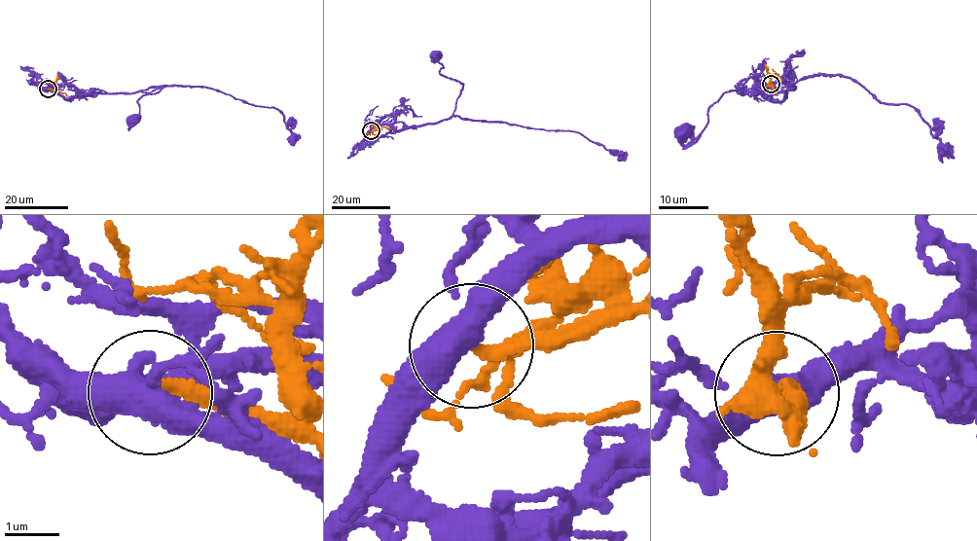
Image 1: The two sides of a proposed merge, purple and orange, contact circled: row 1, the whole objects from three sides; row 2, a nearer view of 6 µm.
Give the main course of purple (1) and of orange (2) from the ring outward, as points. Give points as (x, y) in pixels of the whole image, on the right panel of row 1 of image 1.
1: (771, 85), (764, 90), (771, 100), (796, 88), (749, 78), (708, 109), (707, 125), (695, 137), (682, 132)
2: (771, 85), (770, 78), (774, 73), (781, 79)

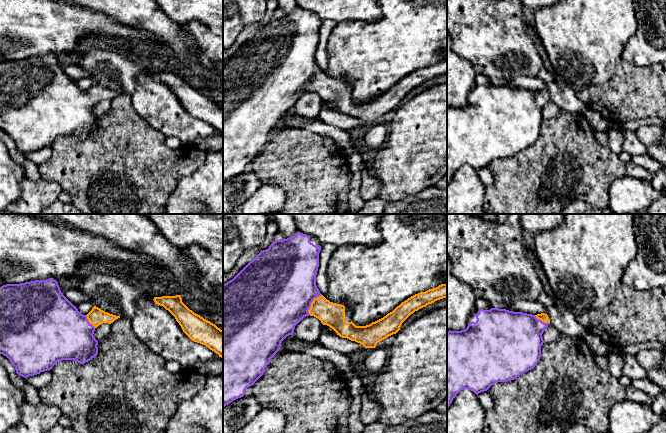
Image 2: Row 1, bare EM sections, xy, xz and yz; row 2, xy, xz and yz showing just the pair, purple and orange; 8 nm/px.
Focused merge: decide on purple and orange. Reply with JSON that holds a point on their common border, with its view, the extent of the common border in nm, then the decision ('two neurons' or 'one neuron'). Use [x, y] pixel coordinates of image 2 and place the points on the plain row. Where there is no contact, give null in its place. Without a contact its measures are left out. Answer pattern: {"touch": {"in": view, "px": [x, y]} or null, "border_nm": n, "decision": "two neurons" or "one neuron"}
{"touch": {"in": "xz", "px": [311, 78]}, "border_nm": 190, "decision": "one neuron"}

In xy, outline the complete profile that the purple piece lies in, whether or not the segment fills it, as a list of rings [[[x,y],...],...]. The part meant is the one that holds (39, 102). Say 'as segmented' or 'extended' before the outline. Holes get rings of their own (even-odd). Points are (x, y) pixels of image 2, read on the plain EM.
extended | [[[53,54],[46,56],[36,56],[20,60],[6,60],[0,63],[0,130],[6,132],[12,141],[15,143],[16,149],[19,152],[27,154],[29,152],[34,152],[40,150],[41,148],[51,146],[53,142],[62,136],[74,136],[80,140],[84,140],[90,137],[92,134],[98,130],[98,117],[94,113],[95,105],[103,99],[113,99],[120,92],[116,92],[101,86],[100,84],[94,82],[92,86],[87,90],[81,90],[76,82],[74,82],[61,68],[58,58]]]

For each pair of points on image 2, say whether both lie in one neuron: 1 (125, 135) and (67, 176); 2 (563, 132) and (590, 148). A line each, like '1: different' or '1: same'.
1: same
2: same

